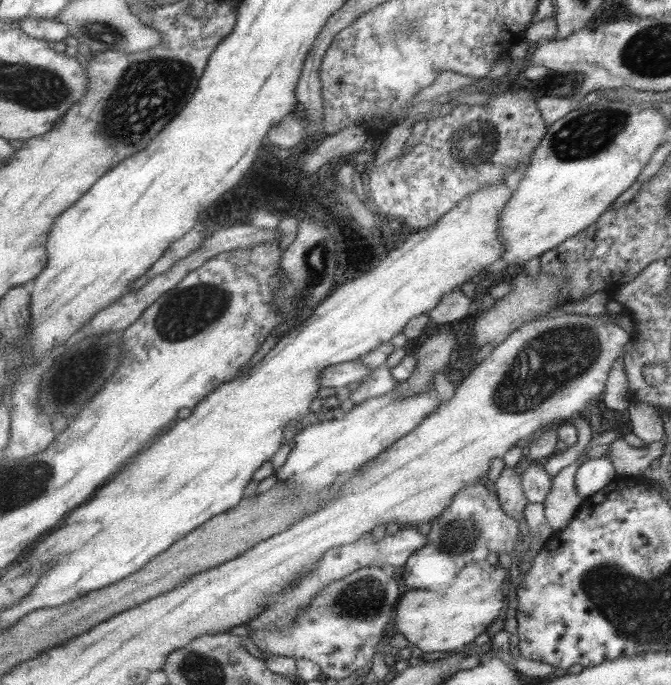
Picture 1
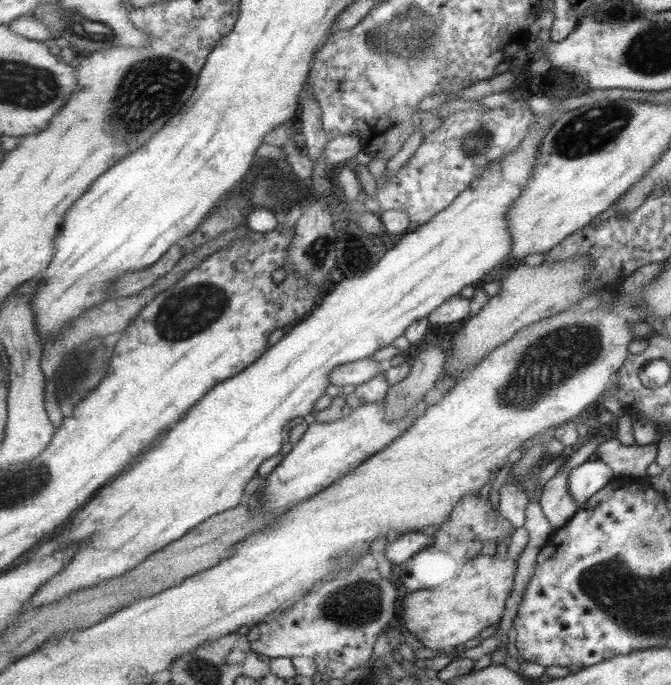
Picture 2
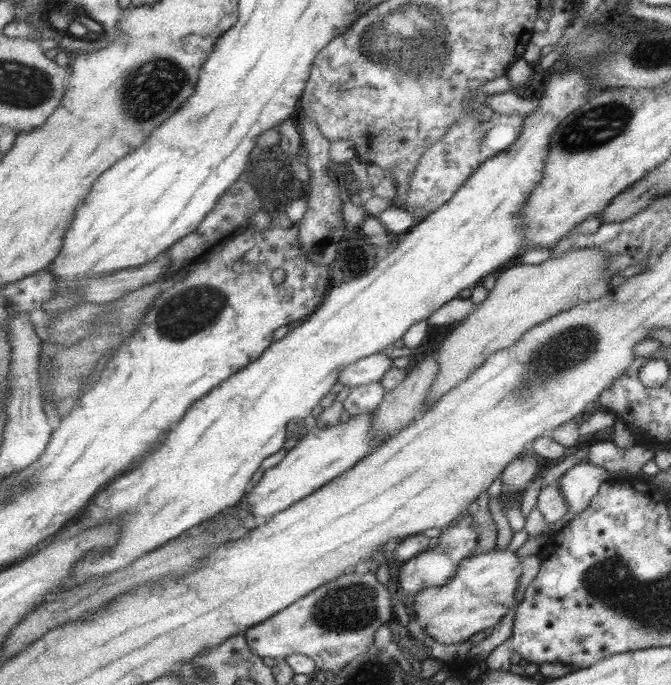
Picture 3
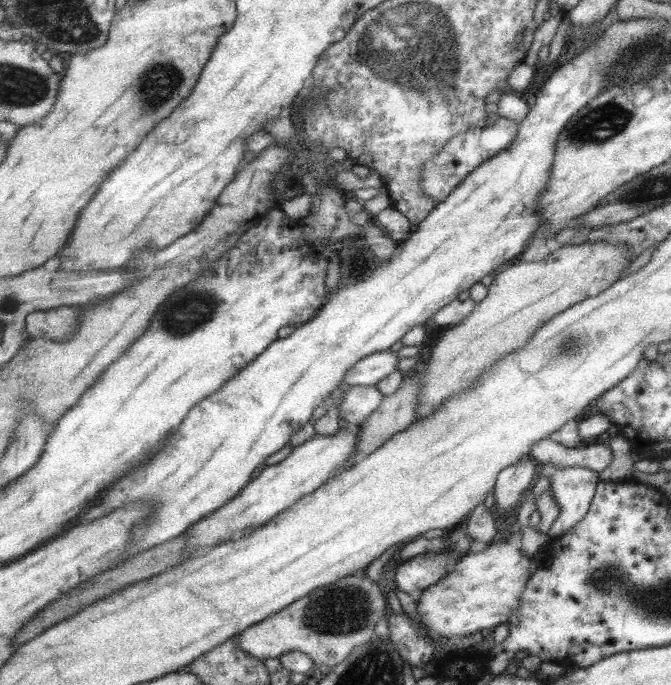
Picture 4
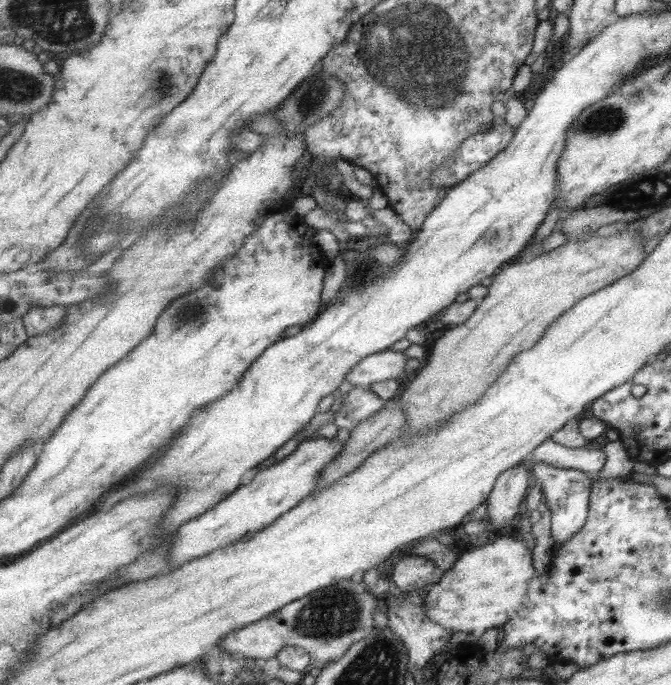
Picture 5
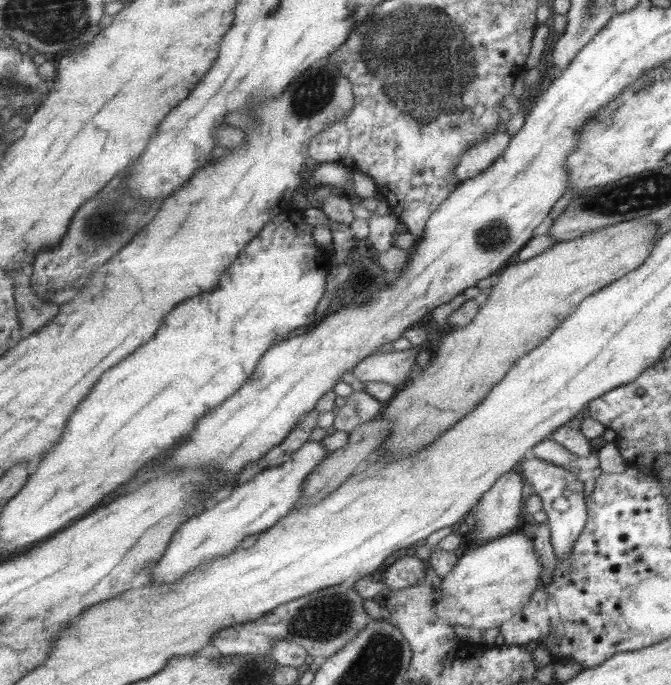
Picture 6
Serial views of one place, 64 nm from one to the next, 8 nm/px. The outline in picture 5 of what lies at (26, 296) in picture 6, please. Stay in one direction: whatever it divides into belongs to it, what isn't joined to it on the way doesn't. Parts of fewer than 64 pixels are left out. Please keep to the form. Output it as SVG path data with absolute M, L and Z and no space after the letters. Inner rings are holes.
M63 305L31 307L23 315L23 322L30 337L50 333L66 317L67 307Z

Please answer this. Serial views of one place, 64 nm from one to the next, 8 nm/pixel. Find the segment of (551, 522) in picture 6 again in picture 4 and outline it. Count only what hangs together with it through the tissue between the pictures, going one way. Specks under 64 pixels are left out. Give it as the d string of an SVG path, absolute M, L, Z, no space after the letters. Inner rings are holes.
M542 465L538 477L543 476L549 479L548 490L559 509L559 515L548 529L548 537L561 537L585 516L600 480L597 473L580 466L557 470L554 466Z

